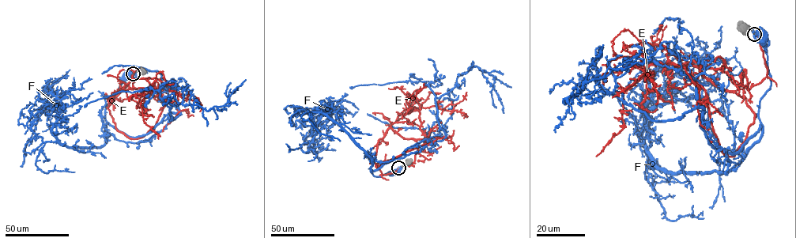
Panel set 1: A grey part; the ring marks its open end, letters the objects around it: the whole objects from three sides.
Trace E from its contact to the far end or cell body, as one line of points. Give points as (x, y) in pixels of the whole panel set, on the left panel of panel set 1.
E: (133, 73), (108, 103), (130, 88), (163, 100), (156, 89), (140, 104), (158, 138)

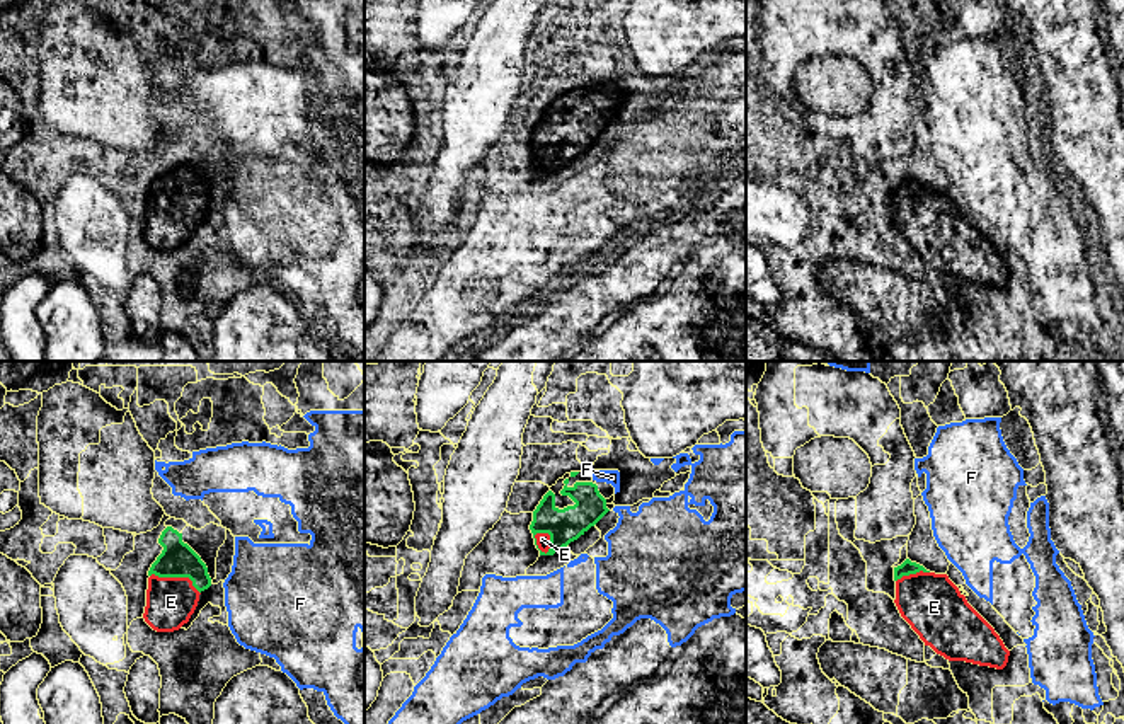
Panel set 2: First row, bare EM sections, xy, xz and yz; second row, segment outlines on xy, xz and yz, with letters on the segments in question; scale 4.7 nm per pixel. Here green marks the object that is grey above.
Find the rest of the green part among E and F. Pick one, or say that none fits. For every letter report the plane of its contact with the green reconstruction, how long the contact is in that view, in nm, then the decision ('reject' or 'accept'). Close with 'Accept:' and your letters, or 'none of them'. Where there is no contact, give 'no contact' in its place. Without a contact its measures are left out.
E: contact in xy; length 260 nm; accept
F: no contact; reject
Accept: E

